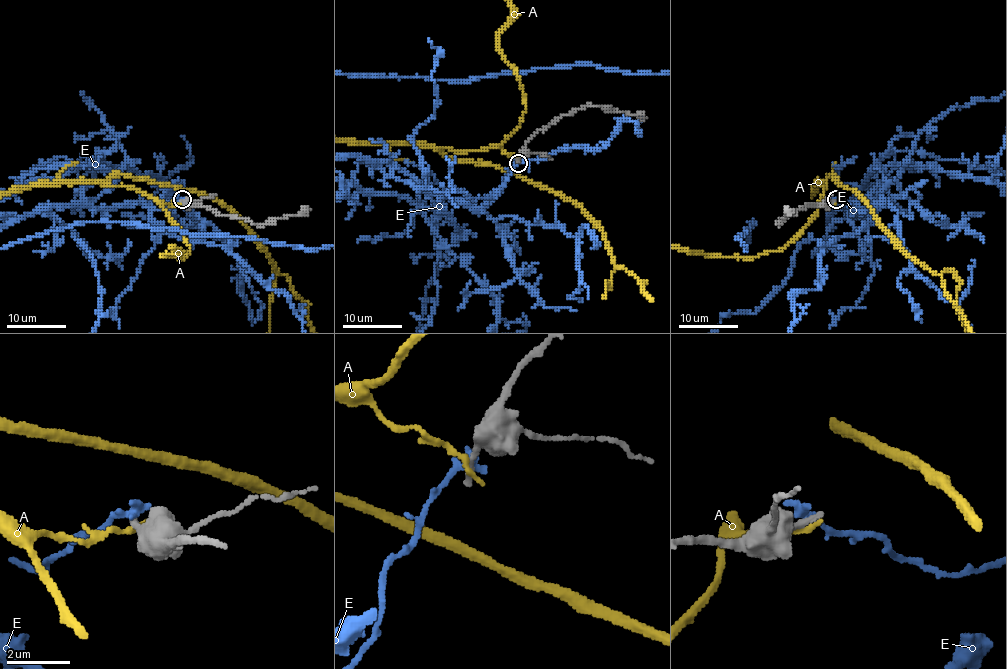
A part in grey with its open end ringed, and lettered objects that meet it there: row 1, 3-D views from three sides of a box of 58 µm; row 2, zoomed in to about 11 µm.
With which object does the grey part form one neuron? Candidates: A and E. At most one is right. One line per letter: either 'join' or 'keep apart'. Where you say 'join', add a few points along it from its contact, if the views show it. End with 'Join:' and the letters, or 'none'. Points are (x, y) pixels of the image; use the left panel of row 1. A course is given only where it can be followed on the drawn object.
A: keep apart
E: keep apart
Join: none

